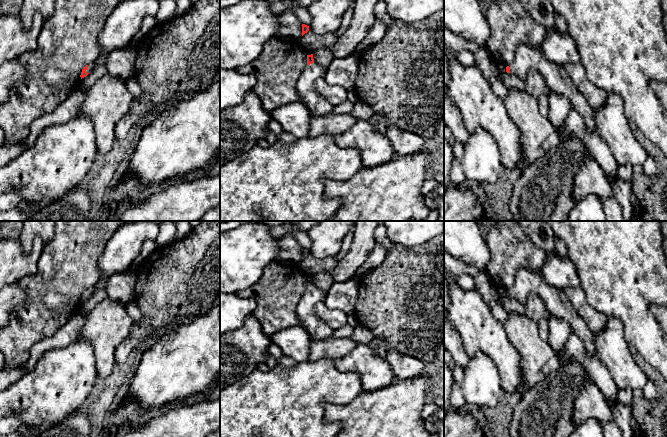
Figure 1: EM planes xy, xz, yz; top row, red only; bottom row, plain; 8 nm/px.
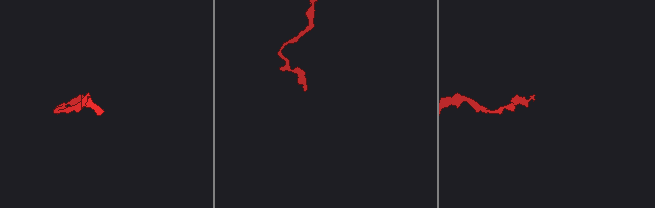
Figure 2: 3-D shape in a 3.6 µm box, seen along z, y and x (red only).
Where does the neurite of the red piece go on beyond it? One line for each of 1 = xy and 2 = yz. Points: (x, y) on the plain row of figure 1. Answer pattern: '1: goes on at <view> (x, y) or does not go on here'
1: goes on at xy (121, 252)
2: goes on at yz (526, 282)

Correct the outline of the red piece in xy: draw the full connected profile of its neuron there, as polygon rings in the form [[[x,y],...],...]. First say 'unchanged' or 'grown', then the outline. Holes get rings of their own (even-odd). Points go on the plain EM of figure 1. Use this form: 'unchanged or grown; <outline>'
grown; [[[136,221],[119,227],[99,258],[100,279],[82,293],[81,303],[97,289],[101,289],[111,275],[124,272],[134,266],[144,242],[157,239],[160,225],[152,221]]]

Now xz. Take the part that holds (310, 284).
grown; [[[313,278],[307,279],[307,290],[296,308],[300,326],[307,330],[311,342],[327,340],[334,333],[334,330],[319,318],[315,312],[315,305],[323,302],[326,294],[325,291],[314,285]]]

